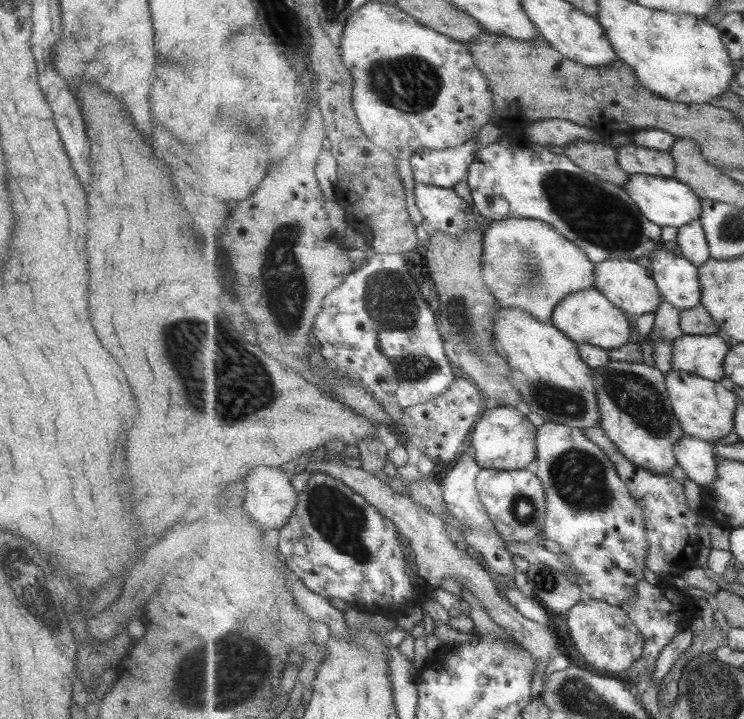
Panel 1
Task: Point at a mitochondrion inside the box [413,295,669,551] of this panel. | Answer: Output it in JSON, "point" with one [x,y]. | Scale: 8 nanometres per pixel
{"point":[578,476]}

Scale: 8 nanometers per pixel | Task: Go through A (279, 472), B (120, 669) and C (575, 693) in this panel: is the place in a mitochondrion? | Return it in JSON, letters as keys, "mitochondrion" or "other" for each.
{"A":"other","B":"other","C":"mitochondrion"}

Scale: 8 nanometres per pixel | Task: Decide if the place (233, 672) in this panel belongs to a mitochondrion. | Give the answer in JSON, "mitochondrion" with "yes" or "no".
{"mitochondrion":"yes"}

